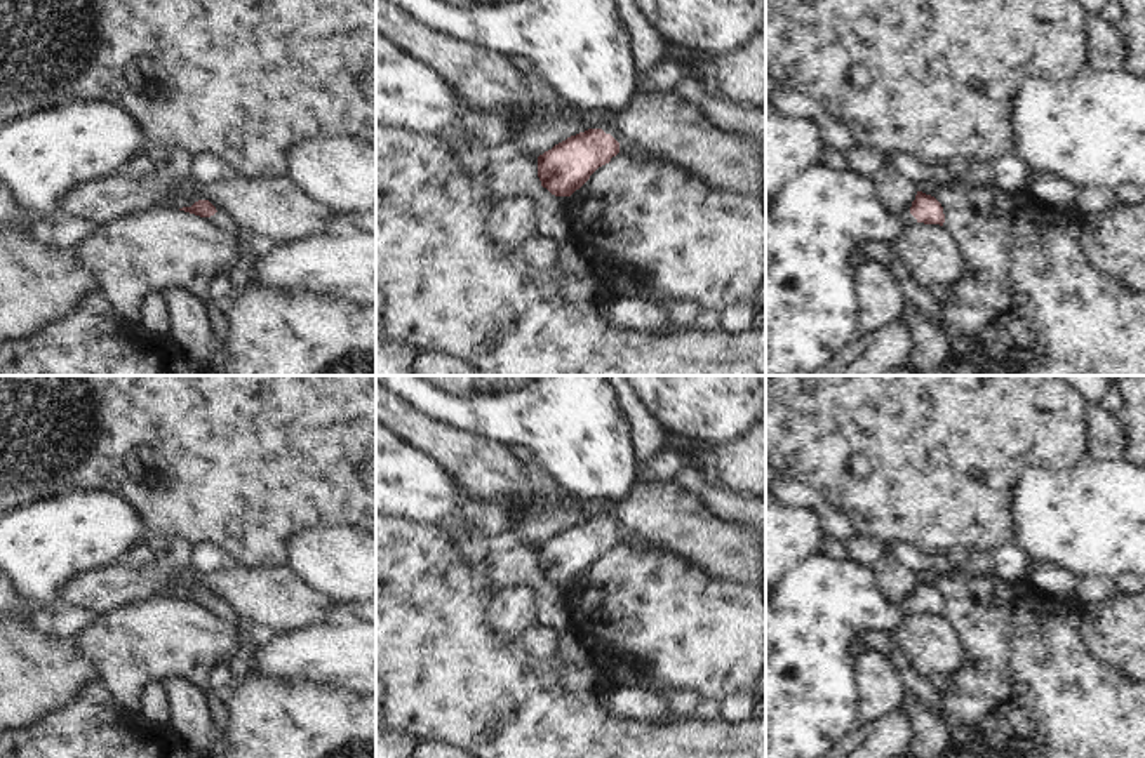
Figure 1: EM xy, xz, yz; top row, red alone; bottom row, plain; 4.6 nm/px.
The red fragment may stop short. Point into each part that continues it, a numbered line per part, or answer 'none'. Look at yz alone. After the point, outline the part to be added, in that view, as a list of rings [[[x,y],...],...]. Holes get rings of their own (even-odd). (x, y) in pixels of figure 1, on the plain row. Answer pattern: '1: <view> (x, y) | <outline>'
1: yz (820, 607) | [[[816,556],[783,574],[766,605],[766,758],[823,758],[842,737],[858,728],[856,659],[849,648],[865,629],[896,629],[917,608],[893,605],[882,589],[881,572],[856,562]]]

